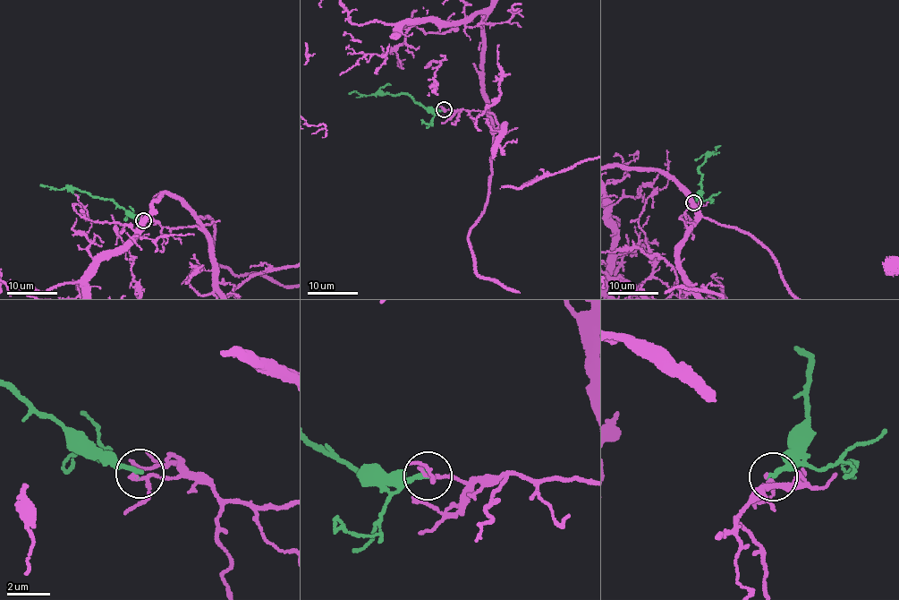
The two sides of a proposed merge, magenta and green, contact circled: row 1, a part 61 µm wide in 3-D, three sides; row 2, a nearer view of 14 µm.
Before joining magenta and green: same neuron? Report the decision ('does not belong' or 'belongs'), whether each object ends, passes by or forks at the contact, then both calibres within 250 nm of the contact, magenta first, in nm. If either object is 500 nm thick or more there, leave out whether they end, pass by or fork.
does not belong | magenta passes by | green ends | 160/240 nm

